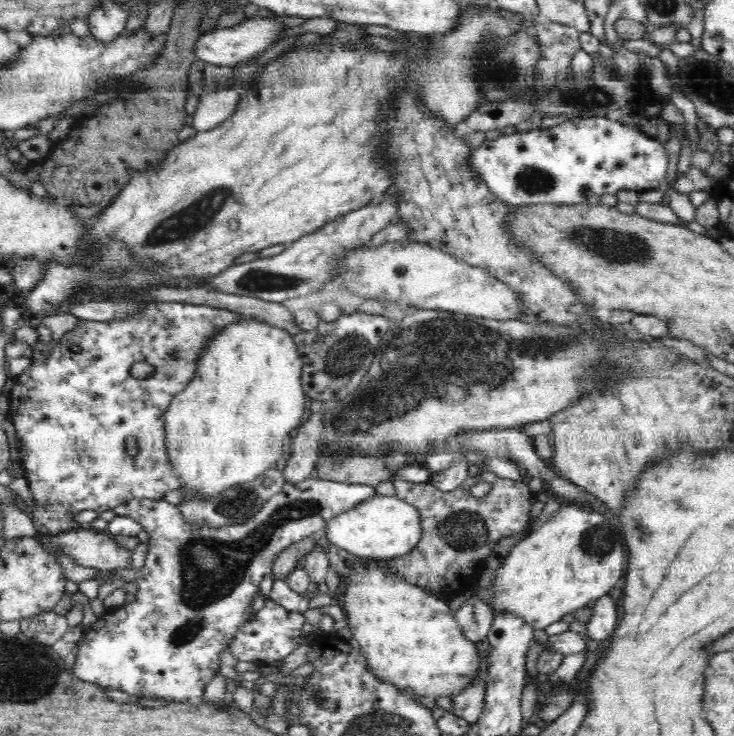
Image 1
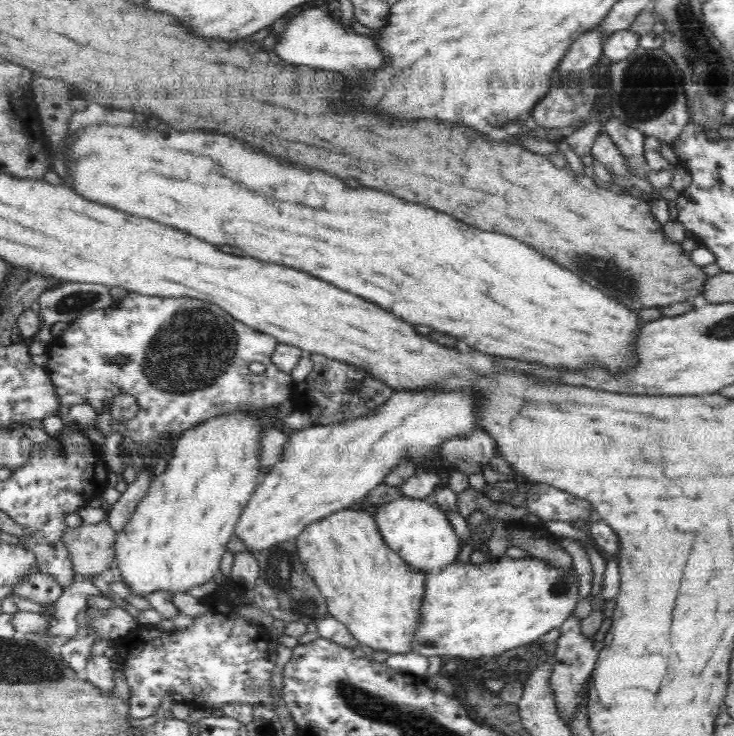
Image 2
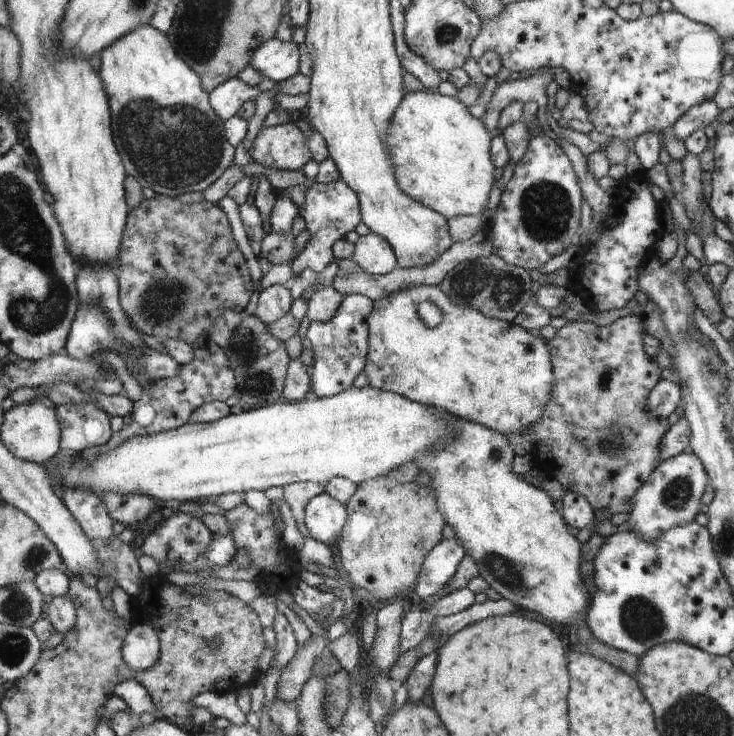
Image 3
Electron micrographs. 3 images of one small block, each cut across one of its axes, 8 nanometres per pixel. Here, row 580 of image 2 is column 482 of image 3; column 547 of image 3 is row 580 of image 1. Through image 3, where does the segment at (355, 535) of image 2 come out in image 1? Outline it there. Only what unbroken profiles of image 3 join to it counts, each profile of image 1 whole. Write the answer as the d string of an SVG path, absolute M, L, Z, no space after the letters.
M356 557L348 564L348 582L344 594L347 626L353 633L352 642L366 658L366 666L386 683L392 683L403 694L418 701L420 697L452 698L468 688L481 666L482 645L469 641L455 619L448 602L435 597L428 590L410 583L404 575L388 570L388 561Z

